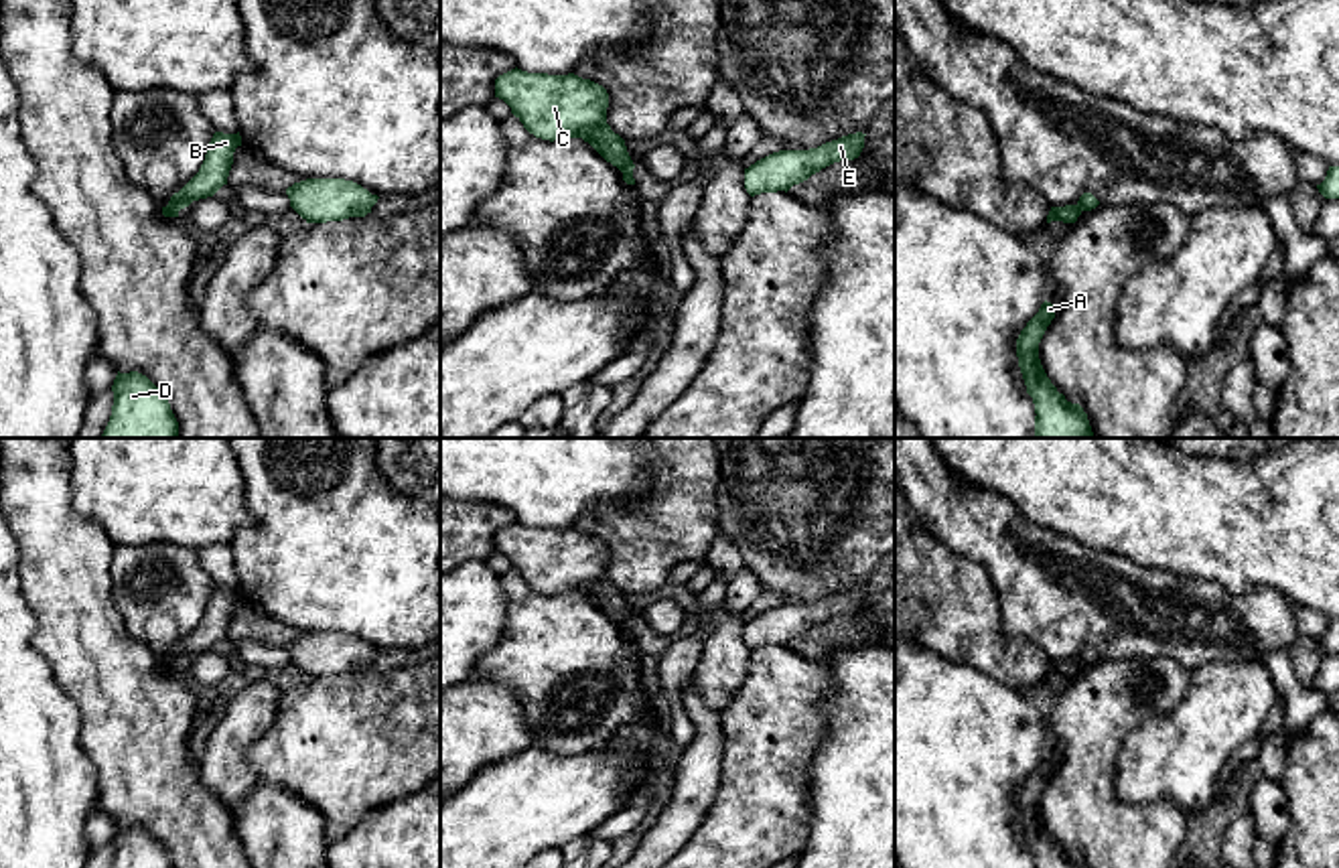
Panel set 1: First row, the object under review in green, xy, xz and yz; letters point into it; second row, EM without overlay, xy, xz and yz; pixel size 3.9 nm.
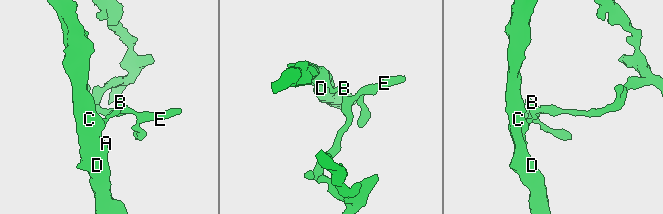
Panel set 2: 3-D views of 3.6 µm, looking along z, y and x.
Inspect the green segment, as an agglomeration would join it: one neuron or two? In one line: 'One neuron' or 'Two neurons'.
Two neurons

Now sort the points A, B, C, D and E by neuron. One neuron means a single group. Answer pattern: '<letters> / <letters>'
A C D / B E

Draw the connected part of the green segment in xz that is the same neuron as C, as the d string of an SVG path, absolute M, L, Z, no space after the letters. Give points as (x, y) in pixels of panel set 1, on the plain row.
M515 521L495 533L495 552L503 554L536 592L582 592L619 625L635 621L625 594L607 578L607 544L590 533Z

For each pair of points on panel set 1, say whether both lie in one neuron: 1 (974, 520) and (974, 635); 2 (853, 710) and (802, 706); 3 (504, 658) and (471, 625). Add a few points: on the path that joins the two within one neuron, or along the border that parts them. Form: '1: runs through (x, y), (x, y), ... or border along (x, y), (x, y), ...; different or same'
1: border along (934, 536), (984, 568), (997, 605); different
2: border along (824, 662), (832, 690), (812, 755); different
3: border along (506, 599), (502, 633), (465, 680); different

